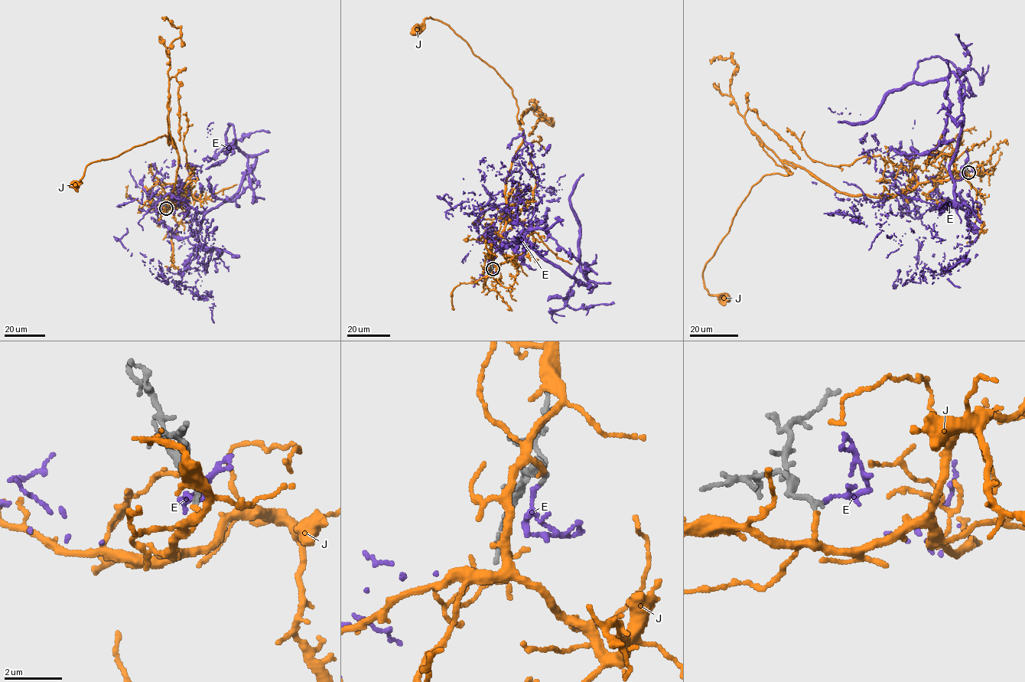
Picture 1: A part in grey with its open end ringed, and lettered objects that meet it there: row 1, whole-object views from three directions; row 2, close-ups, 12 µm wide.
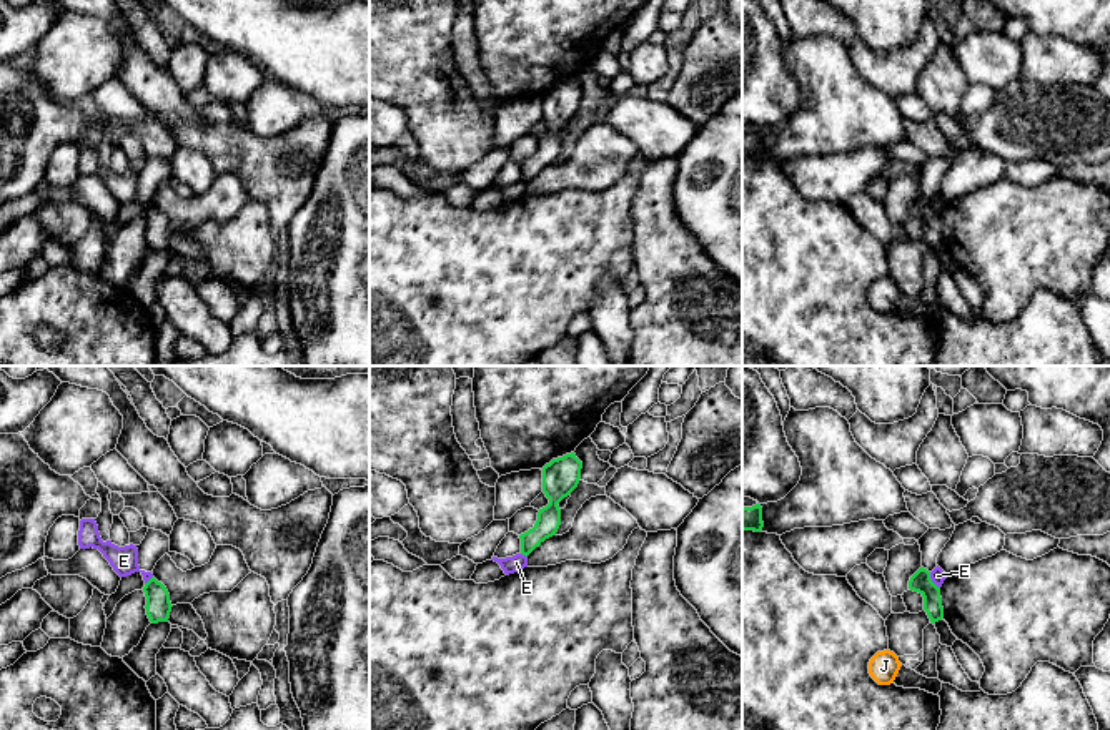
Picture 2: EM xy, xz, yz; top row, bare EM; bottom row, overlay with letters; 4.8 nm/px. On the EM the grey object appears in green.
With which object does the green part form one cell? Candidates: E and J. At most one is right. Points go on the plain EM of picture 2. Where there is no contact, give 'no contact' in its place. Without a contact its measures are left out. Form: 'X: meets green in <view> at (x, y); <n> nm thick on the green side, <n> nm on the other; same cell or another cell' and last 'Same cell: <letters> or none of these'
E: meets green in yz at (931, 208); 100 nm thick on the green side, 70 nm on the other; another cell
J: no contact; same cell
Same cell: J

